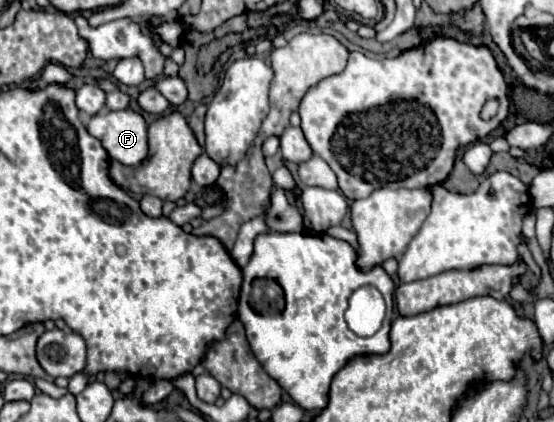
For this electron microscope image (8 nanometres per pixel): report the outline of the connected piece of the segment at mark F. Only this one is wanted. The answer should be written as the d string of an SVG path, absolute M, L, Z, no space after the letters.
M102 110L92 116L88 132L96 136L112 160L136 166L148 156L148 126L134 110Z

